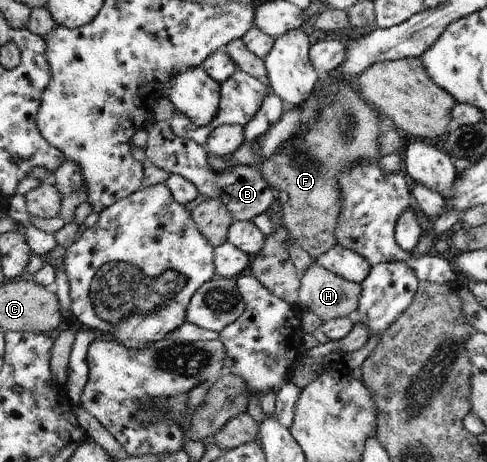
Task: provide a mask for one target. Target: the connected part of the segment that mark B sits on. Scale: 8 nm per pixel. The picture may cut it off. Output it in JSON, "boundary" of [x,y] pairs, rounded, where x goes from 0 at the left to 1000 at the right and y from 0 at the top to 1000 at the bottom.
{"boundary":[[[316,262],[308,279],[304,281],[302,310],[296,314],[296,329],[300,331],[300,342],[320,355],[324,364],[345,372],[345,377],[366,377],[366,381],[376,381],[382,390],[400,398],[402,407],[409,409],[409,418],[427,433],[448,433],[458,435],[466,450],[476,459],[480,476],[501,478],[501,476],[520,476],[524,468],[546,459],[552,452],[552,446],[563,433],[559,422],[559,405],[542,390],[538,374],[532,370],[532,364],[513,364],[513,359],[476,359],[460,372],[439,372],[431,351],[427,351],[427,329],[425,323],[407,312],[402,305],[368,297],[359,290],[357,281],[351,277],[347,262]]]}

